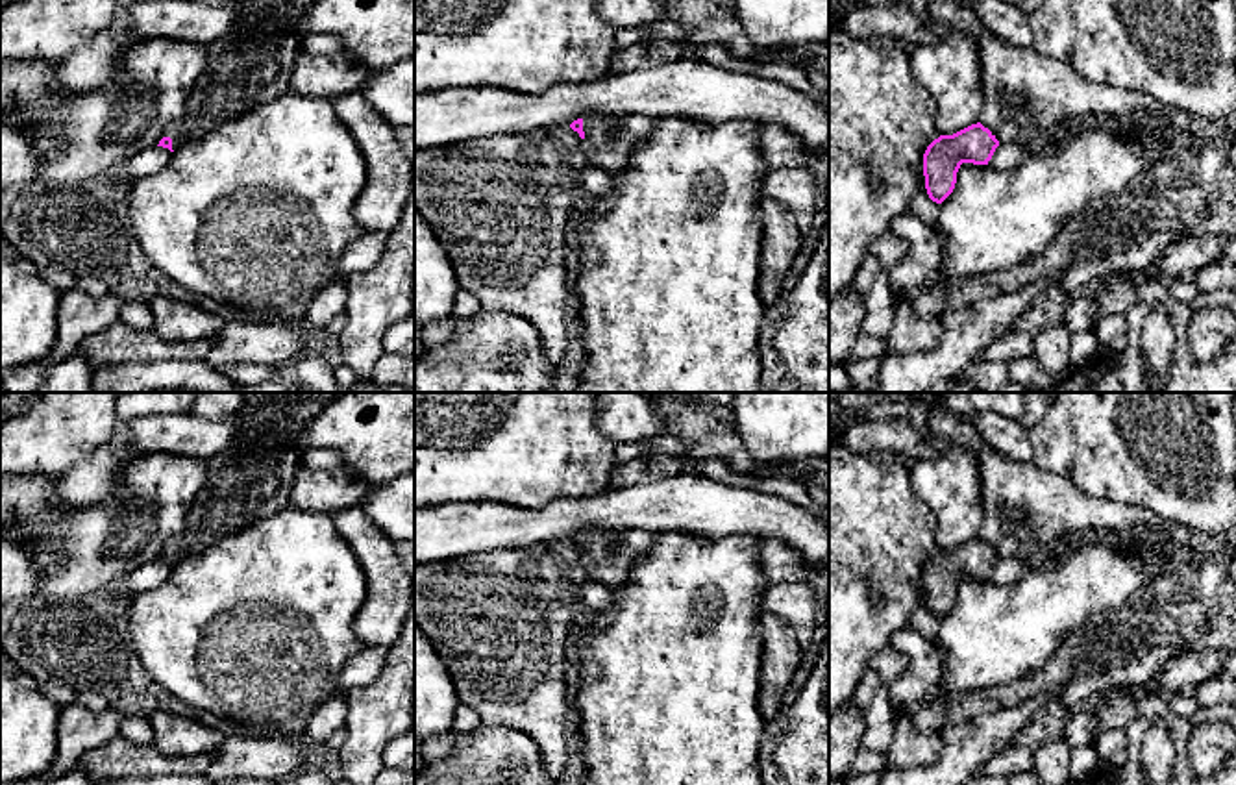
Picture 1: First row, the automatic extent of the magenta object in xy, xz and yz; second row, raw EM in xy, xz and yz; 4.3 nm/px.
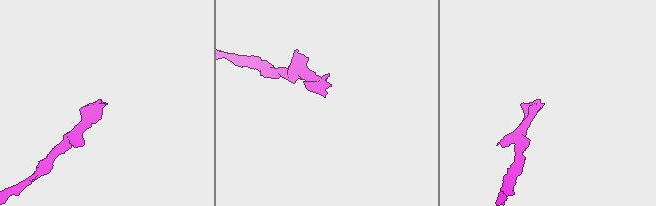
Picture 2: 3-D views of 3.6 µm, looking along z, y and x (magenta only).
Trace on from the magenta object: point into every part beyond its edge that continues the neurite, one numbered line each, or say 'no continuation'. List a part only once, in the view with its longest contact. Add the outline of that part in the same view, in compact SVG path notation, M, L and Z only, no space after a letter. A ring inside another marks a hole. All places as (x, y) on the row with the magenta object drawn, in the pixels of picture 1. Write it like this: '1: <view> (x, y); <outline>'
1: xz (609, 141); M590 115L583 118L583 152L592 167L618 176L627 167L633 148L646 141L653 128L655 118L644 115Z

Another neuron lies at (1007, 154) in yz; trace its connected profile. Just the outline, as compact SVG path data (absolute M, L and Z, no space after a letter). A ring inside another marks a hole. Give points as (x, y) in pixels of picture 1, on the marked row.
M1003 143L995 148L988 165L999 172L1012 168L1025 157L1025 150L1018 143Z

